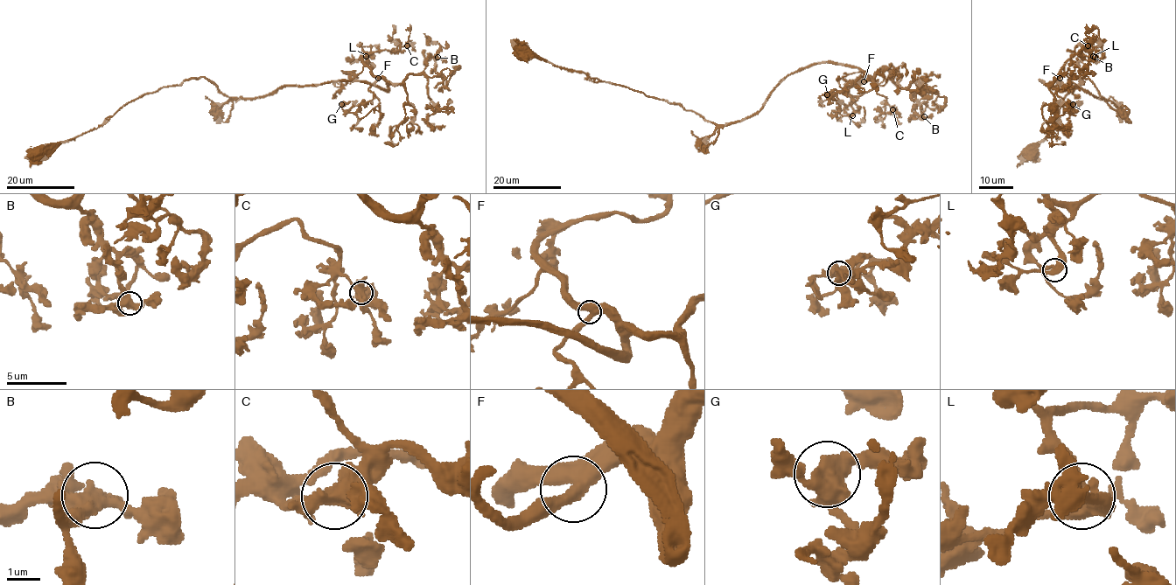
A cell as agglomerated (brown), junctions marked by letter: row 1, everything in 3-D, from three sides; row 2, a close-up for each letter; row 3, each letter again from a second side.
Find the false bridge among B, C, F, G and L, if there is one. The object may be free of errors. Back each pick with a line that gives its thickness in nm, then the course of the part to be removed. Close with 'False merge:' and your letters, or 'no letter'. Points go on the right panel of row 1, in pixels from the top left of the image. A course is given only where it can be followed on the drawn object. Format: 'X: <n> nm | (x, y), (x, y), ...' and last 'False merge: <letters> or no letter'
False merge: no letter

